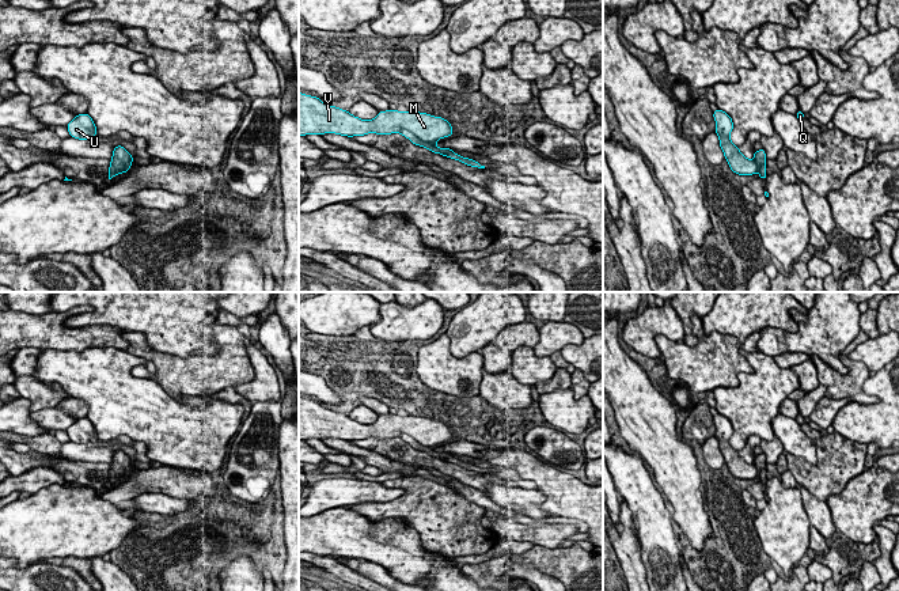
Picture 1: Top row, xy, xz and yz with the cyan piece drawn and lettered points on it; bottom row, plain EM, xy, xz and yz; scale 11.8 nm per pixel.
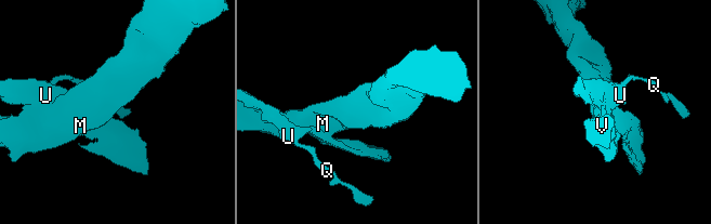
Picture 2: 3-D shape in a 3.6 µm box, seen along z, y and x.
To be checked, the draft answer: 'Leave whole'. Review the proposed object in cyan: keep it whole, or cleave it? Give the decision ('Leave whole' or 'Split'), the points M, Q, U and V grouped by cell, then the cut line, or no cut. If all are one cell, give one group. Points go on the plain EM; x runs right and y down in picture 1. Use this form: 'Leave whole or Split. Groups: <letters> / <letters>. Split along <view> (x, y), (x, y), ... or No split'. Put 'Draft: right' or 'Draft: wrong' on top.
Draft: wrong
Split. Groups: M V / Q U. Split along xz (398, 436), (402, 434), (410, 435), (420, 443), (435, 449)

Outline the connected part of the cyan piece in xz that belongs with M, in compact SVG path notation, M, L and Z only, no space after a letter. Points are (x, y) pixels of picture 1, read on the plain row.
M299 397L299 440L335 437L353 442L368 437L391 439L402 433L433 448L452 440L451 428L441 421L420 416L386 414L379 416L373 424L360 424L346 414L323 408L320 402Z

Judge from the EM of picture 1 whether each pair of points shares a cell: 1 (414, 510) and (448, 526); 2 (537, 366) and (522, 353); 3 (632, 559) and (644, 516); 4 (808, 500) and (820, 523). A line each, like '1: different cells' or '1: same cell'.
1: same cell
2: same cell
3: different cells
4: same cell

